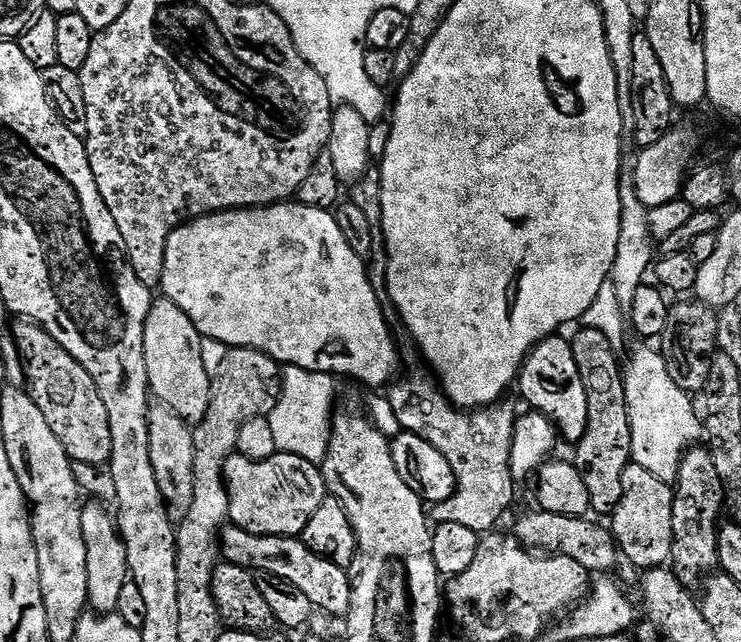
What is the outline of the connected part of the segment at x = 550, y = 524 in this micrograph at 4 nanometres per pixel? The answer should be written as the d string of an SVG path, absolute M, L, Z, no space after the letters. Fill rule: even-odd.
M543 510L528 512L516 524L514 535L523 547L529 550L543 550L548 554L574 558L574 562L586 566L589 574L608 572L621 559L620 549L616 547L616 539L611 531L604 528L592 518L582 516L563 516Z

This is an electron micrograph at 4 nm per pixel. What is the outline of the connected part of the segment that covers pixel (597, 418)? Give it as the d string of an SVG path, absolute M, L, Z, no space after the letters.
M581 327L577 336L571 337L574 350L574 362L578 362L578 370L582 373L582 382L586 386L586 406L590 406L590 418L586 422L586 434L574 446L574 463L578 474L582 474L582 482L586 482L586 490L590 493L591 511L597 517L611 517L612 512L622 502L622 470L632 459L632 431L630 430L630 414L626 410L626 390L622 360L619 360L618 349L612 345L610 338L602 334L602 330Z

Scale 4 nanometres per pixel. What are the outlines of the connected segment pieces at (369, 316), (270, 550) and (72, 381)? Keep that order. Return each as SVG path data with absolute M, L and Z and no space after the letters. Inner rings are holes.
M281 202L270 204L267 208L232 208L229 212L211 212L208 216L189 220L176 228L166 242L160 288L166 299L174 302L174 306L182 306L182 310L186 310L186 318L194 322L205 340L217 340L228 348L253 348L274 358L281 366L327 372L333 378L353 376L354 379L376 388L372 390L380 390L391 384L401 367L398 340L392 337L392 332L388 329L388 320L384 317L383 306L380 305L381 297L368 279L365 261L358 254L354 254L354 250L350 250L346 238L342 238L342 230L338 230L335 215L326 208L315 208L299 202Z
M229 523L222 533L222 556L227 563L242 566L253 573L265 572L275 574L278 578L286 578L297 590L302 590L306 598L310 598L313 609L325 608L332 616L347 617L352 597L352 583L348 577L348 569L334 566L326 558L314 554L303 539L295 536L263 536L249 534L236 524Z
M20 318L11 325L10 333L16 339L17 348L24 361L27 391L32 393L38 410L42 410L42 415L46 417L46 422L50 422L50 430L54 430L54 434L58 434L58 442L62 442L66 454L77 465L107 465L112 453L110 414L106 414L106 405L103 404L102 398L98 394L98 386L94 382L94 378L90 378L90 374L86 374L86 370L82 370L82 366L78 366L78 362L74 362L74 358L70 358L70 354L66 354L66 350L50 336L41 324Z

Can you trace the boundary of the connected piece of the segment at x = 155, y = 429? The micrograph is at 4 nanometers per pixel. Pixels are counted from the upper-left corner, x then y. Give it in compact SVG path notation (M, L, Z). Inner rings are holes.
M159 402L149 403L148 425L150 426L150 460L154 462L154 474L158 478L158 490L162 490L162 498L168 507L173 521L180 521L190 514L190 502L194 502L194 438L192 428L170 406Z

